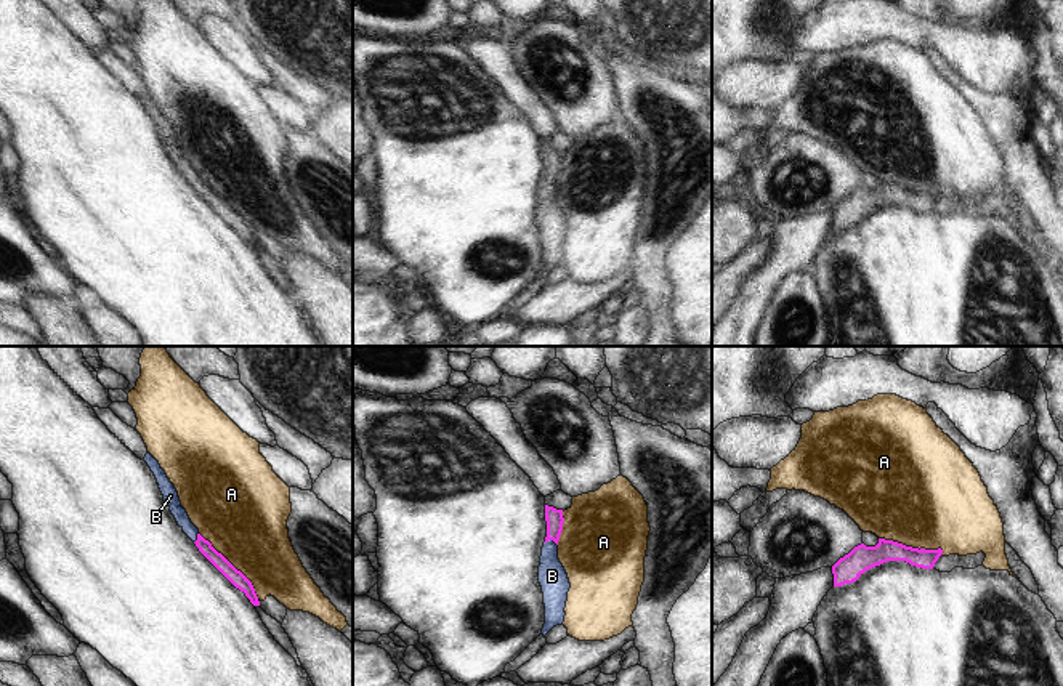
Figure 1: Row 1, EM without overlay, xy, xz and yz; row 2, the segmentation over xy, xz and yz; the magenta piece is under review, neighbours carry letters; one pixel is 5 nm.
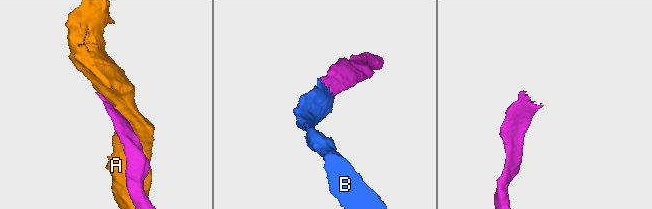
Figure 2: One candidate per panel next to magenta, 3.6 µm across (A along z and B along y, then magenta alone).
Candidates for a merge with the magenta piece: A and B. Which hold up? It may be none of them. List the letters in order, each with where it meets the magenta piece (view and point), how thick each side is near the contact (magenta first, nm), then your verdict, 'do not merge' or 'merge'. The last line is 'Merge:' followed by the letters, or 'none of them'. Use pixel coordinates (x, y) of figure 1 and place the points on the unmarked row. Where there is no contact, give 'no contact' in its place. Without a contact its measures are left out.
A: meets magenta in xy at (231, 205); 80 nm thick on the magenta side, 440 nm on the other; do not merge
B: meets magenta in xz at (550, 180); 90 nm thick on the magenta side, 140 nm on the other; merge
Merge: B

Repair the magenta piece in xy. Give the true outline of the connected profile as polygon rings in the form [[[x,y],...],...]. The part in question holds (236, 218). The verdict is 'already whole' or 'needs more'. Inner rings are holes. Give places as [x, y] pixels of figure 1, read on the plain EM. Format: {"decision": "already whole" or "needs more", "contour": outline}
{"decision": "needs more", "contour": [[[148,93],[143,99],[151,112],[154,114],[159,130],[164,136],[164,143],[170,147],[172,155],[175,157],[178,167],[183,173],[196,184],[199,192],[245,237],[253,247],[260,247],[258,237],[252,223],[237,212],[221,194],[218,194],[208,181],[205,181],[199,170],[191,163],[186,151],[181,147],[178,133],[175,127],[167,119],[165,112],[160,109],[159,103]]]}

